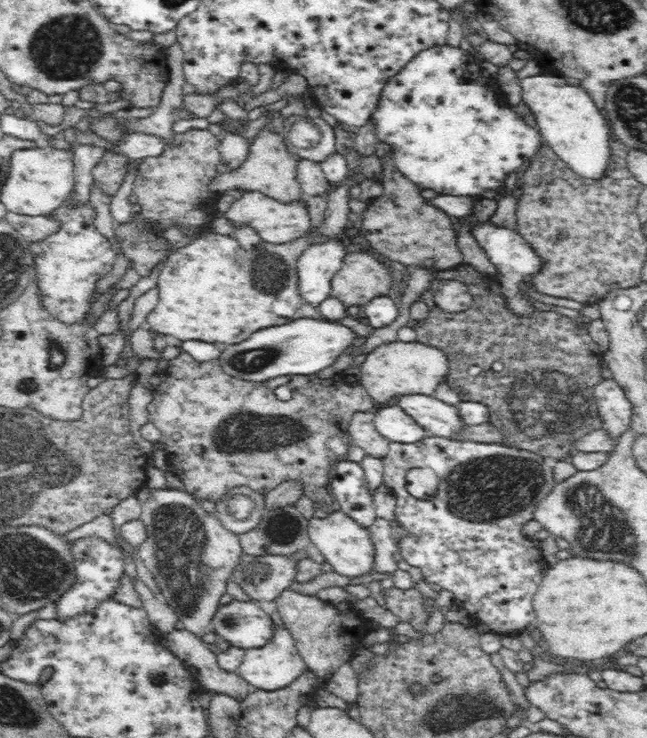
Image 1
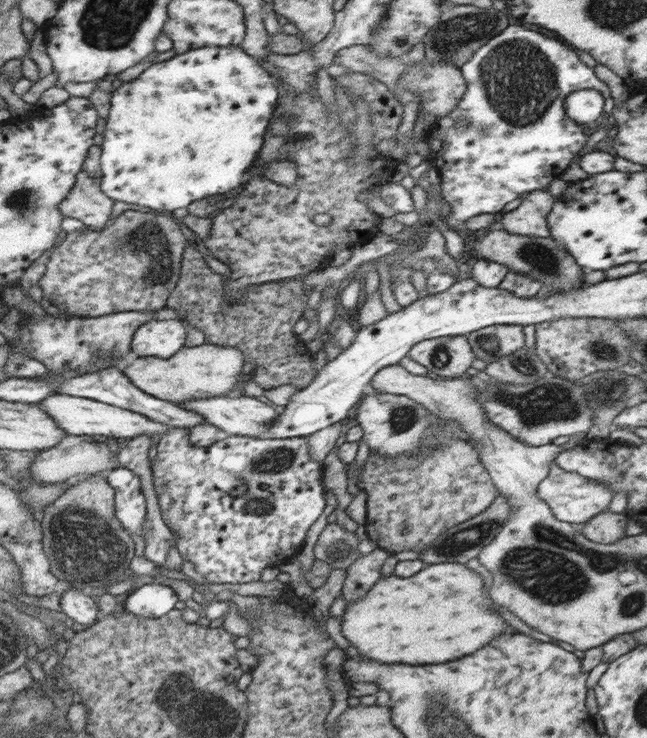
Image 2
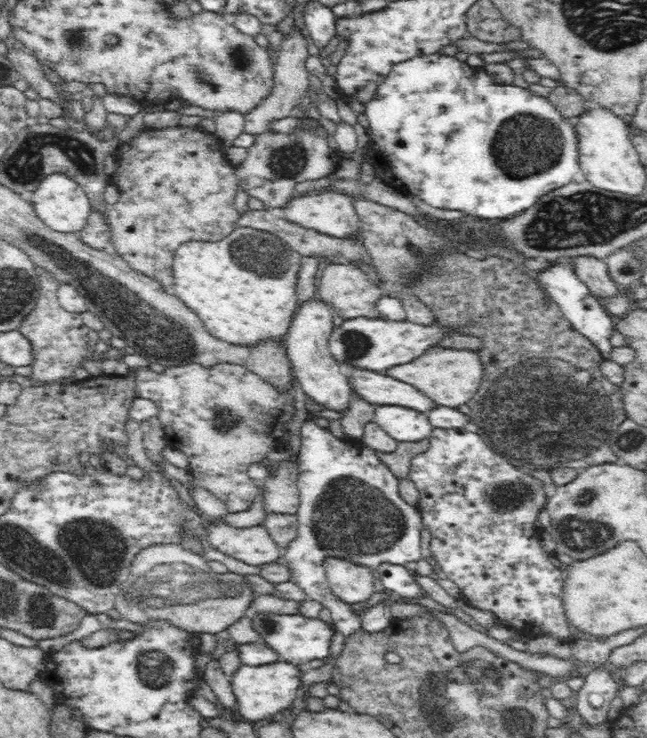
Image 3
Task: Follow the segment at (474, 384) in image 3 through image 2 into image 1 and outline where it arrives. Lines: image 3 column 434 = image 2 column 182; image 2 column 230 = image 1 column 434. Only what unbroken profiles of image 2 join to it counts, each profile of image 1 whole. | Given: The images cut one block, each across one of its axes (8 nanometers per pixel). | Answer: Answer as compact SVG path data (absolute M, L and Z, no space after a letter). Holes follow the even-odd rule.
M396 340L369 353L356 379L376 404L384 406L400 396L431 396L434 394L434 388L444 380L444 376L448 376L449 370L448 357L440 349L416 341Z

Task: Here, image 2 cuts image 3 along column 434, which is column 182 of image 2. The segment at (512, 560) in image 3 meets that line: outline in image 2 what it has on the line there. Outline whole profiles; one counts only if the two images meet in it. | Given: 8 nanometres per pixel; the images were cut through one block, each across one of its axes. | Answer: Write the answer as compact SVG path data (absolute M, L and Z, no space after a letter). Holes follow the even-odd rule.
M190 430L167 431L157 444L157 455L153 461L154 485L164 521L178 534L177 550L182 558L191 562L194 570L211 584L245 584L259 580L259 574L267 566L278 567L285 564L301 546L307 528L323 512L323 490L321 490L321 461L311 460L309 444L304 437L292 439L251 438L249 436L227 436L210 447L198 447L190 441ZM223 468L229 472L219 472L219 488L223 488L223 474L232 474L245 480L245 496L233 498L227 490L214 490L214 469Z

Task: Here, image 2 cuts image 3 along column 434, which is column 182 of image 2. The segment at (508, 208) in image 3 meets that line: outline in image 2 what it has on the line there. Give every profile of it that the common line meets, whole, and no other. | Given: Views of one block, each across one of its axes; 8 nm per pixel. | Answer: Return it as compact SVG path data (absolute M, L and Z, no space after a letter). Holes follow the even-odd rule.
M238 46L228 47L203 47L194 51L186 52L185 54L175 54L171 59L167 59L155 64L152 64L148 69L145 69L136 79L128 81L112 93L111 112L106 121L105 130L103 132L102 144L102 189L113 200L119 202L127 202L129 204L138 204L139 206L147 206L155 211L170 212L177 208L189 207L196 200L201 200L213 195L223 195L233 188L237 188L253 158L257 152L261 152L261 142L264 142L263 136L265 128L269 124L269 118L275 110L277 104L277 92L275 92L275 84L273 78L258 61L255 60L243 49Z

